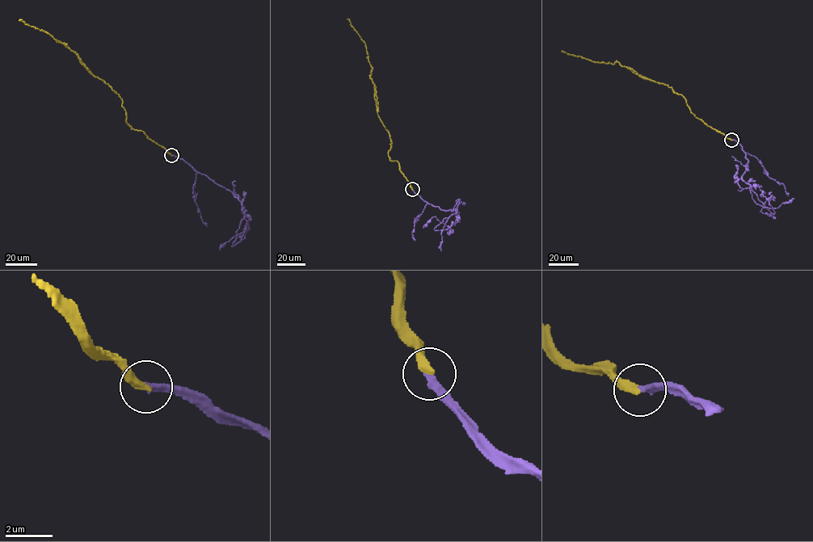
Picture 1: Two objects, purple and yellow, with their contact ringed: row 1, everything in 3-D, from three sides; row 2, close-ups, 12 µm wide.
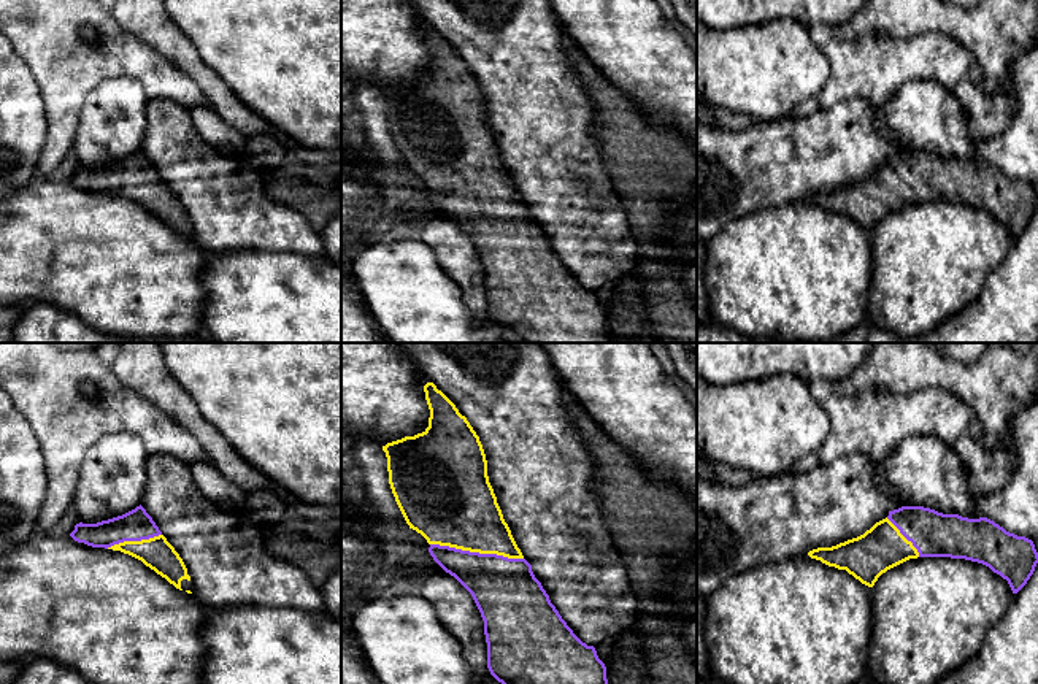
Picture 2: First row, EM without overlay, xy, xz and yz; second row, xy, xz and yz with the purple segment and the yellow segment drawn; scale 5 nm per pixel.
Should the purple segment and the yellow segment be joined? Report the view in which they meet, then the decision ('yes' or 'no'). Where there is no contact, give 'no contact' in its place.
xz | yes

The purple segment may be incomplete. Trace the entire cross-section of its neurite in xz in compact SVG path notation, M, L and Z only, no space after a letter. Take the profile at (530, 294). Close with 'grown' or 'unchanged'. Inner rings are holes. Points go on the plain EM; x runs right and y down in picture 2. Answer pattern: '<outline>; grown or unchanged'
M427 27L424 37L430 54L429 71L422 78L383 90L389 129L409 173L430 189L433 205L471 238L484 265L490 319L521 343L616 343L595 292L582 287L567 270L517 192L489 127L479 81L433 27Z; grown

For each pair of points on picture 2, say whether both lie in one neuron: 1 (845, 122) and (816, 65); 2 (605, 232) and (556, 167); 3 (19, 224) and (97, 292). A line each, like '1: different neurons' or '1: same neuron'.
1: different neurons
2: same neuron
3: same neuron

